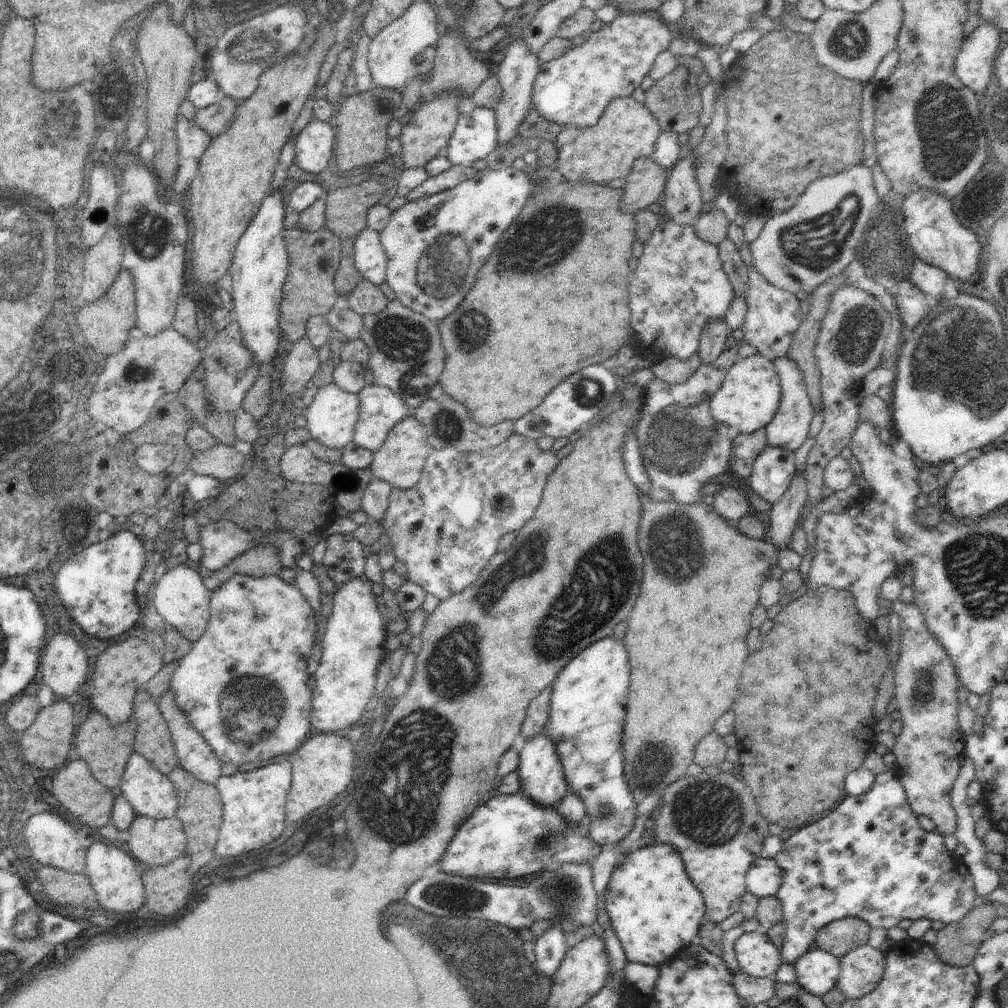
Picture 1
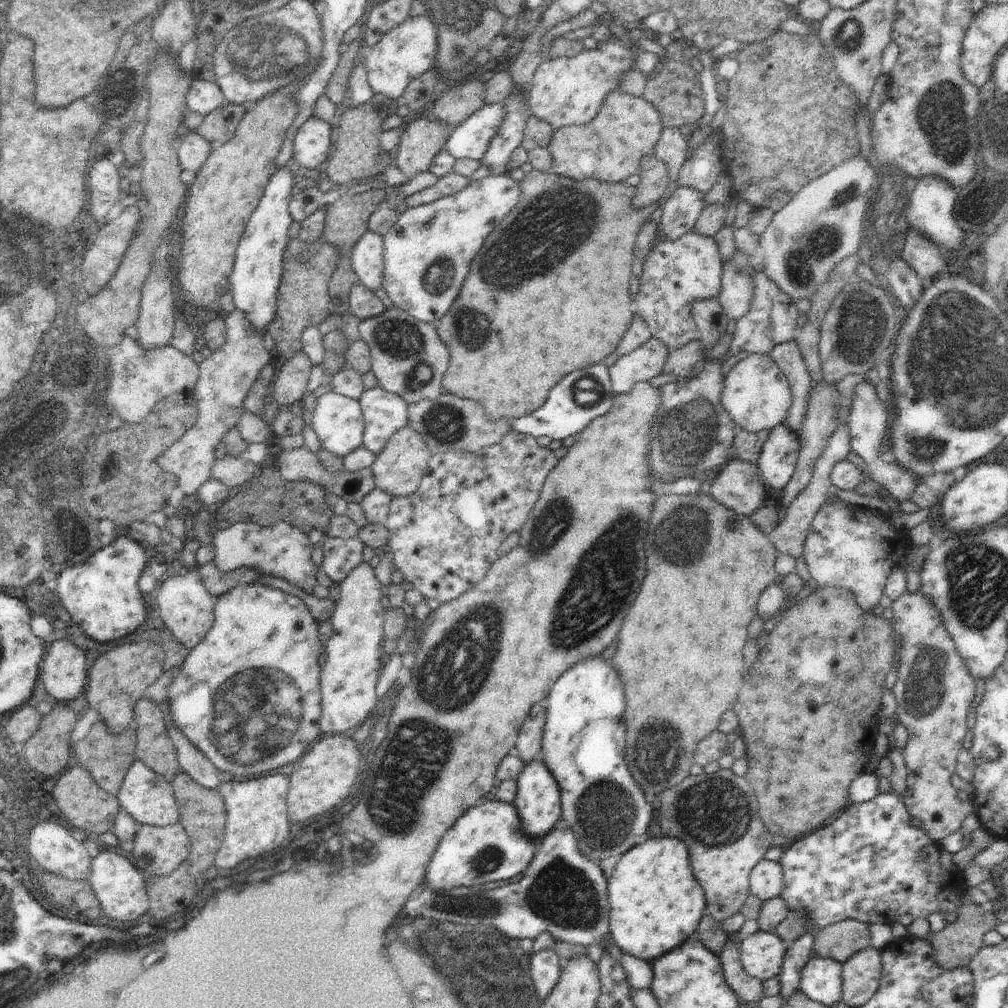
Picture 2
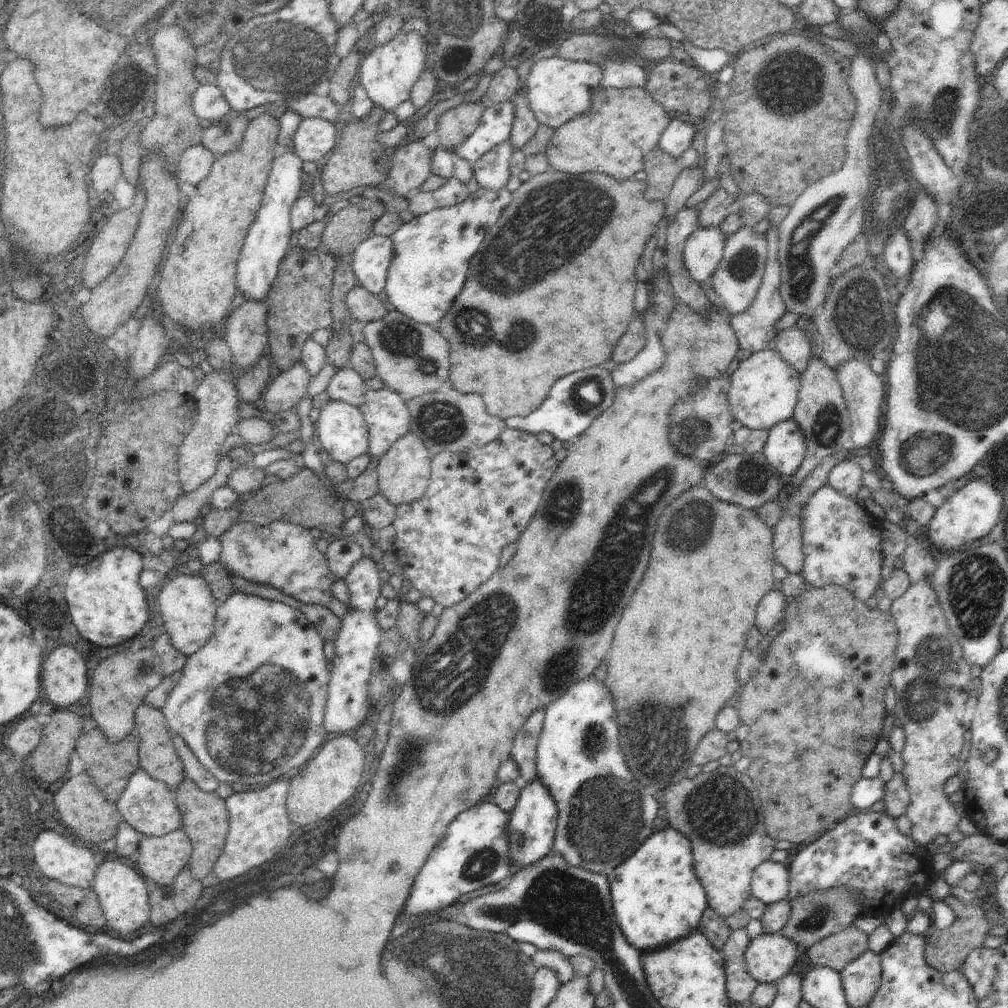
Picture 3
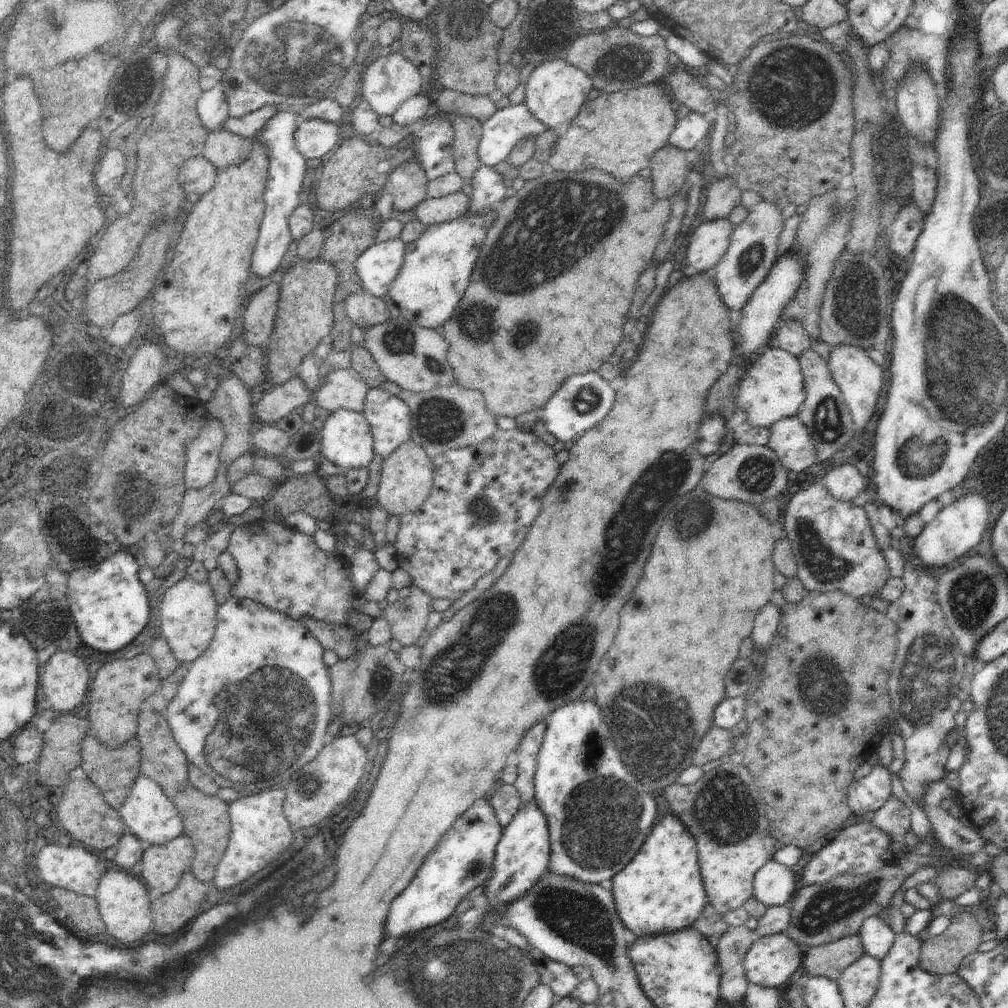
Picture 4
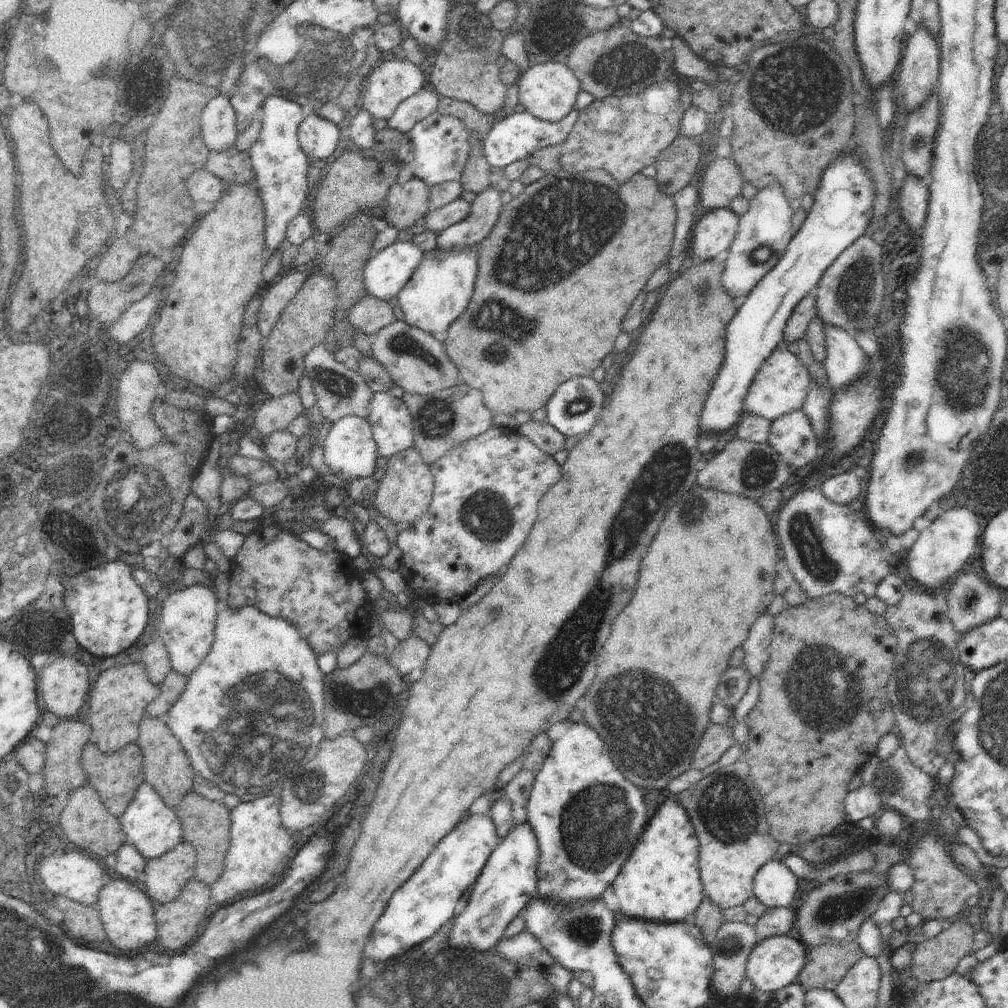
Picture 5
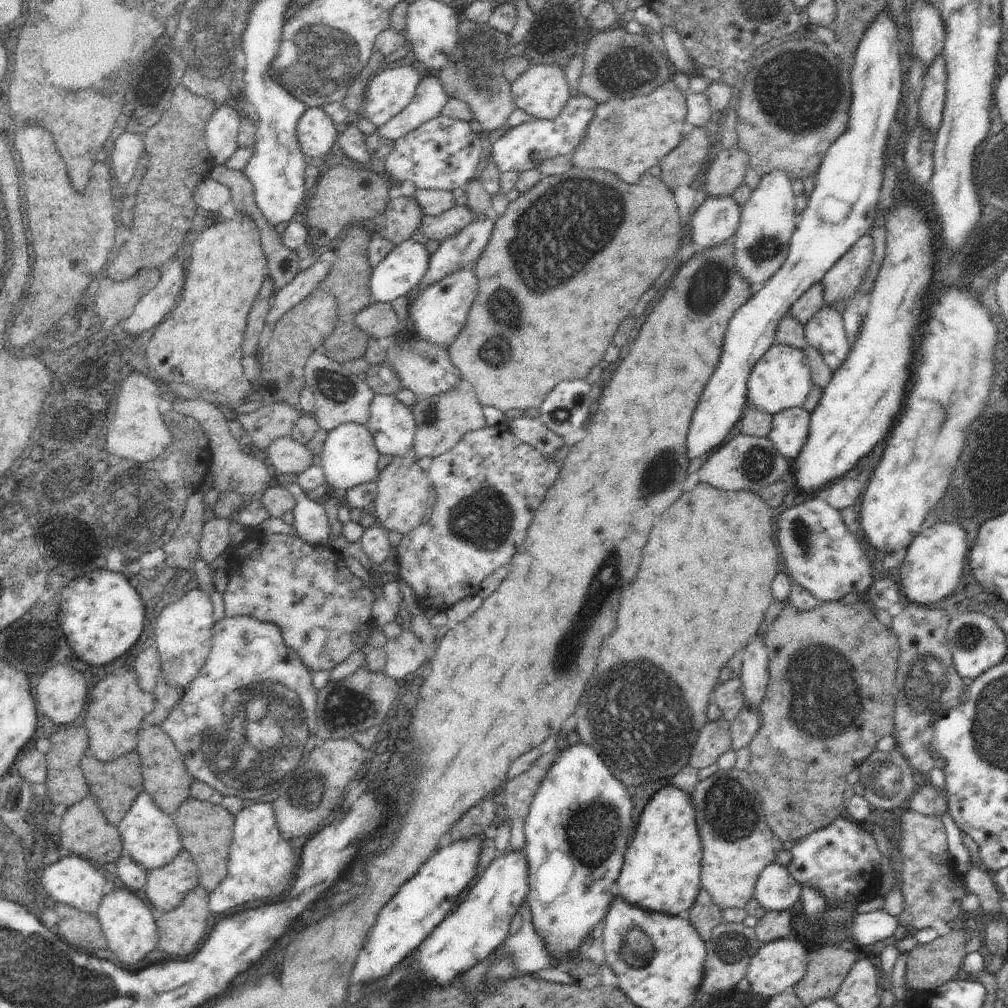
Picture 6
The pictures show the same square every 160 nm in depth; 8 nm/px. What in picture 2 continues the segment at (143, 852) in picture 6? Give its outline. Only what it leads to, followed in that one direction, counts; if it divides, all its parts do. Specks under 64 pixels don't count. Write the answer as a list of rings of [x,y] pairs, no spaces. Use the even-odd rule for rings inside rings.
[[[136,759],[128,769],[117,797],[120,806],[127,810],[132,818],[141,825],[165,827],[179,821],[180,805],[175,799],[172,784],[148,768],[148,765],[145,765],[140,759]]]

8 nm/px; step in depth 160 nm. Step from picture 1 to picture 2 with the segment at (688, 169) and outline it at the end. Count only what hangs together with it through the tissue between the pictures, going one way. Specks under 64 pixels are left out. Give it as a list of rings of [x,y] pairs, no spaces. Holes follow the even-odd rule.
[[[678,187],[663,206],[659,234],[675,241],[692,231],[707,205],[704,195],[690,187]]]

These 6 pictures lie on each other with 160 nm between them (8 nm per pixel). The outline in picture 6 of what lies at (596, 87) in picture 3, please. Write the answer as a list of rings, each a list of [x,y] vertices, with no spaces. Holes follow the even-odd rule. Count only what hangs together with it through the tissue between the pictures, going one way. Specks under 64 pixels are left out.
[[[532,65],[511,82],[516,108],[537,119],[555,119],[571,97],[563,69]]]

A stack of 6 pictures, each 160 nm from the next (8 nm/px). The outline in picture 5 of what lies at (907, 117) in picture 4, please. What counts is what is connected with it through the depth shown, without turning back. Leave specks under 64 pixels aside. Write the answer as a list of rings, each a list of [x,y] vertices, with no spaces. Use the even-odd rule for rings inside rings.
[[[924,25],[907,36],[904,43],[897,73],[902,92],[900,97],[910,113],[936,92],[941,50],[938,40]]]

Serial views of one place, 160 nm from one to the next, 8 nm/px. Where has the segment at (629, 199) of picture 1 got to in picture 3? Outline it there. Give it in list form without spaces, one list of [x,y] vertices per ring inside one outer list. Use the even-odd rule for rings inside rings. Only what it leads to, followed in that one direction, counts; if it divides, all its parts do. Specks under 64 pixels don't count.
[[[656,147],[644,156],[644,166],[647,175],[644,198],[650,201],[666,200],[676,178],[684,169],[680,161]]]

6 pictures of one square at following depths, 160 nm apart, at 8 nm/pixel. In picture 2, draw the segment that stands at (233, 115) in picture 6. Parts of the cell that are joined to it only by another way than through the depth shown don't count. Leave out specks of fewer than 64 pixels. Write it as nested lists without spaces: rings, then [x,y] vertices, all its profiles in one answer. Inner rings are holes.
[[[194,78],[187,92],[185,104],[188,111],[196,111],[207,115],[225,103],[223,92],[215,80],[206,81]]]

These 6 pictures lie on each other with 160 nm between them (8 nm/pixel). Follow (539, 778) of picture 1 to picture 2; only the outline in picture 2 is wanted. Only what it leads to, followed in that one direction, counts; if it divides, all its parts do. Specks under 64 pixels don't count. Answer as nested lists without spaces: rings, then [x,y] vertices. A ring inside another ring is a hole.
[[[538,753],[537,757],[522,769],[517,778],[517,795],[512,801],[521,818],[523,835],[538,842],[535,844],[538,848],[543,838],[560,823],[561,818],[560,787],[541,756],[542,753]]]

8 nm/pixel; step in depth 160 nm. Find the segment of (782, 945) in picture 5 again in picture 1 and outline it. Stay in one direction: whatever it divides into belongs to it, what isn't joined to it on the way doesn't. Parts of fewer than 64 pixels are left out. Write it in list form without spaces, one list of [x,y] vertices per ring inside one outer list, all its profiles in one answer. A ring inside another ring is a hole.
[[[755,931],[742,934],[735,941],[734,950],[740,970],[753,979],[774,977],[783,964],[779,949],[766,933]]]

